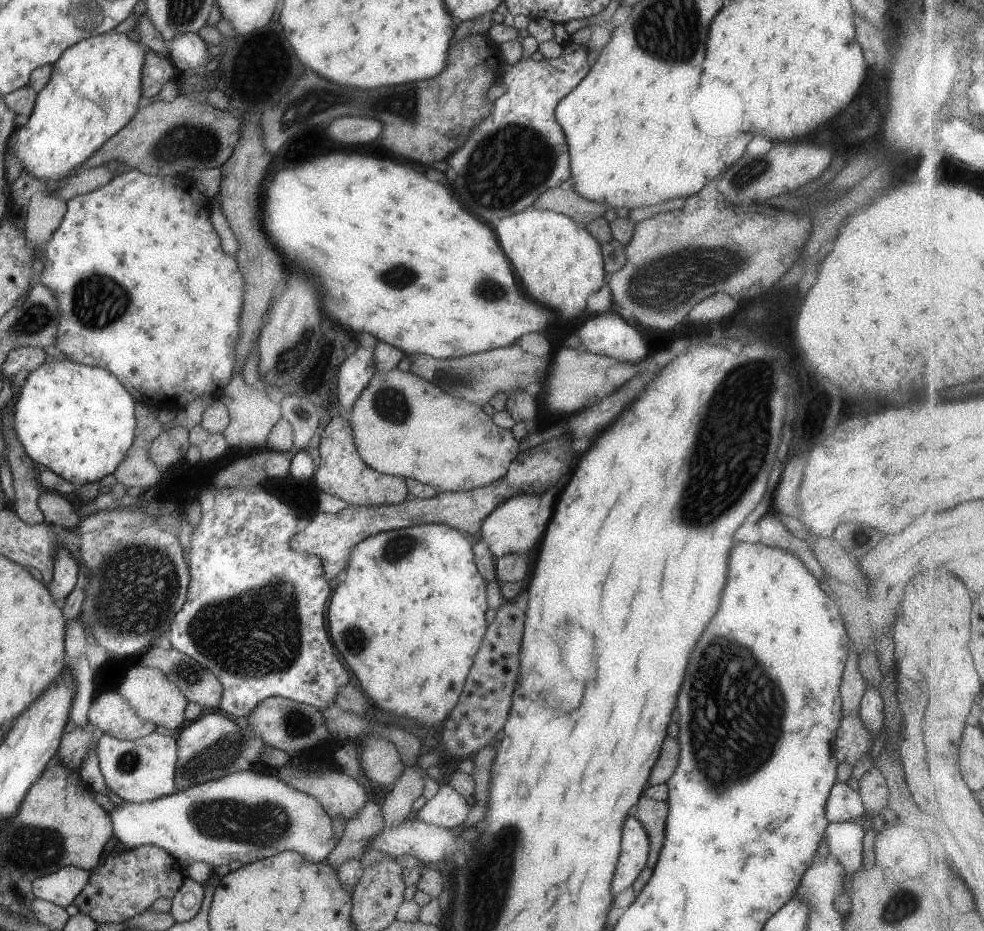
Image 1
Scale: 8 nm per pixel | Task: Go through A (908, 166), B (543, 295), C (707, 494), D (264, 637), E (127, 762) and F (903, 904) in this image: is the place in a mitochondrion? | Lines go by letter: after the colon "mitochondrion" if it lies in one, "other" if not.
A: other
B: other
C: mitochondrion
D: mitochondrion
E: mitochondrion
F: mitochondrion

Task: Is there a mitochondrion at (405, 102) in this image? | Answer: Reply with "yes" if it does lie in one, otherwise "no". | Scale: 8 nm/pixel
yes

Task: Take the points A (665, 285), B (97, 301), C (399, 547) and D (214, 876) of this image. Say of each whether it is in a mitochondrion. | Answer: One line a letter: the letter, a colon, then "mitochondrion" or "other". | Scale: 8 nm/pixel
A: mitochondrion
B: mitochondrion
C: mitochondrion
D: other

